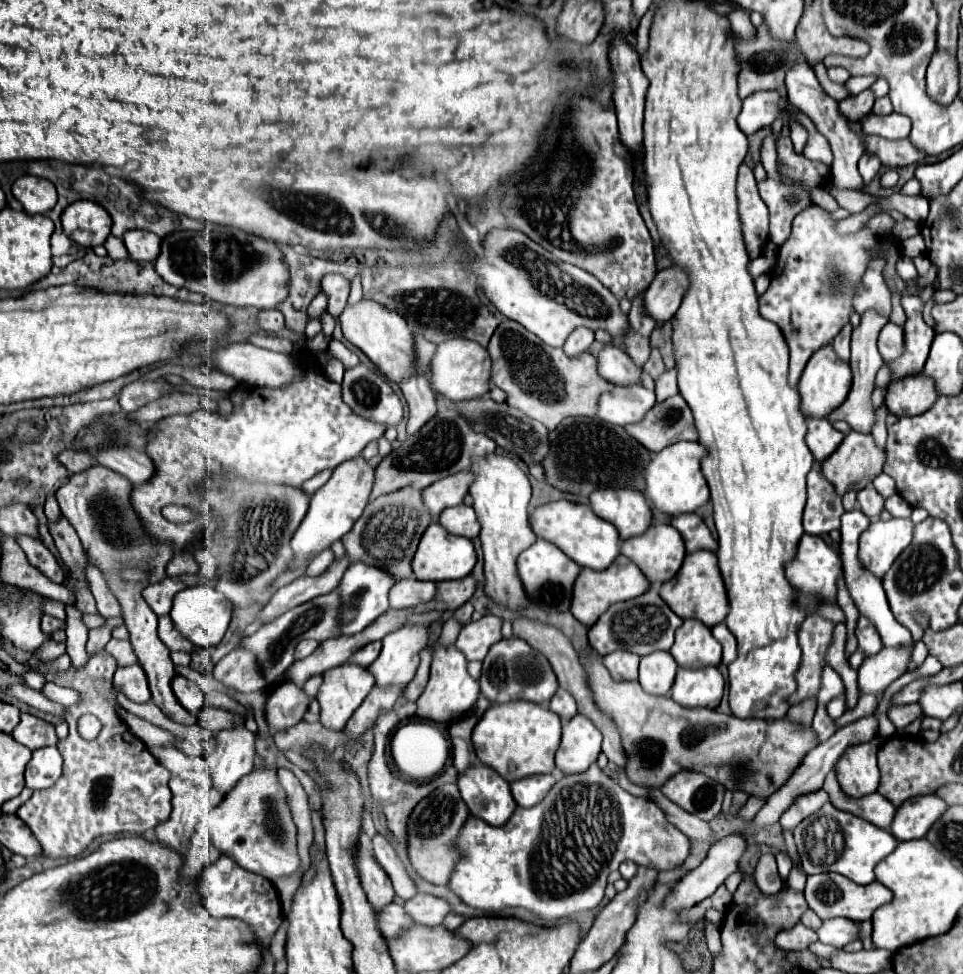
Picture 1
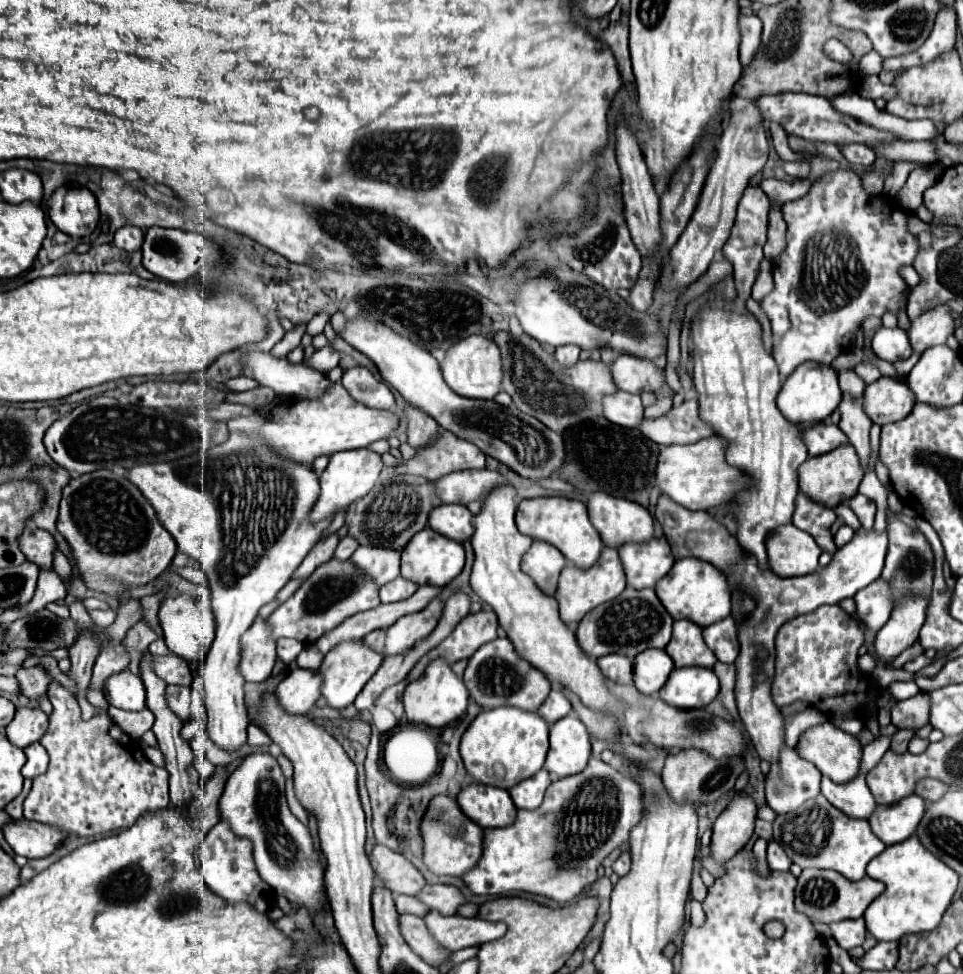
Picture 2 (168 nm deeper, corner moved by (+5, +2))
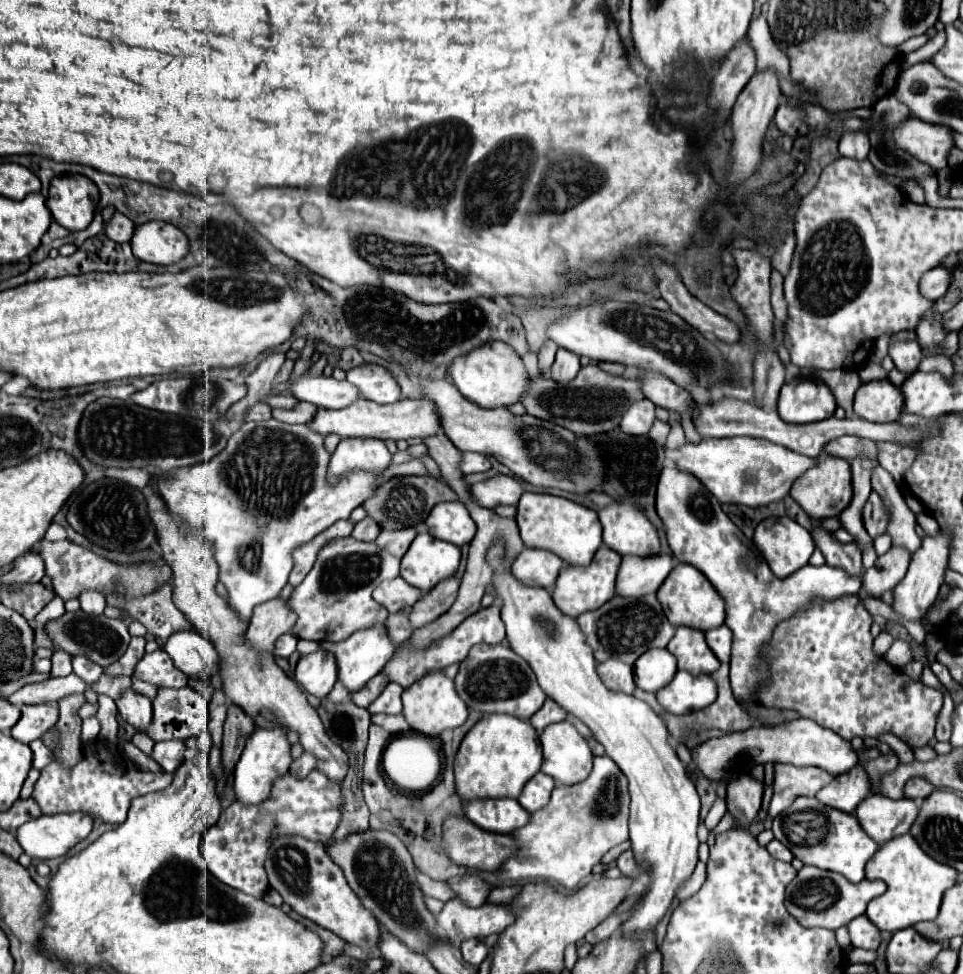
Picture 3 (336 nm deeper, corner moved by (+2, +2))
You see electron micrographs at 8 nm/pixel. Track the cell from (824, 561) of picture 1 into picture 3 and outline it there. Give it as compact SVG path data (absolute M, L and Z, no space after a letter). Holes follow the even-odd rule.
M781 517L773 525L771 521L761 521L755 529L753 543L777 577L787 577L807 565L815 549L809 531L789 517Z

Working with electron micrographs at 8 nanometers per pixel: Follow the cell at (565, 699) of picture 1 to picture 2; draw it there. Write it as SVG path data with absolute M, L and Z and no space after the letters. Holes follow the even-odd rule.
M554 689L554 691L548 695L548 699L542 703L542 707L538 709L538 713L540 713L540 717L542 717L548 725L552 725L552 723L556 723L558 719L566 717L568 713L572 713L572 705L570 705L570 701L566 699L566 695L564 695L560 689Z

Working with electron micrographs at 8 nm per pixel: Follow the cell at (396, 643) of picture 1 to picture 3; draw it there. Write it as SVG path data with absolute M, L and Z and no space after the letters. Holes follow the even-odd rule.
M453 575L441 581L437 587L433 587L429 593L425 593L417 601L417 605L411 607L409 617L411 617L413 627L423 627L435 621L445 611L449 611L449 607L455 603L457 591L459 591L459 579Z

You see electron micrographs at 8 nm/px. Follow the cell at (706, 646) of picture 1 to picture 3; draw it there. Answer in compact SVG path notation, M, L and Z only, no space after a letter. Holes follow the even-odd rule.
M677 627L667 649L677 659L677 669L689 671L693 675L711 675L719 669L719 661L705 643L705 635L697 629Z

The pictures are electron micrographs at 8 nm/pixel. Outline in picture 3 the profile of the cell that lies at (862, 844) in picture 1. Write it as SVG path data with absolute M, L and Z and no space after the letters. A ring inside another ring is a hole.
M799 797L785 813L773 819L773 833L775 839L779 839L799 861L803 861L803 865L837 871L853 883L865 879L865 863L879 849L879 845L861 829L855 815L821 805L817 799L807 797Z

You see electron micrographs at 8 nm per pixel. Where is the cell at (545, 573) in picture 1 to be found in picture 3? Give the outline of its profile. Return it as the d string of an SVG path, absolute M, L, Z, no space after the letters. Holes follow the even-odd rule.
M525 547L519 553L519 557L513 561L511 573L523 585L543 587L547 591L553 591L561 567L563 567L563 559L559 559L555 553Z

